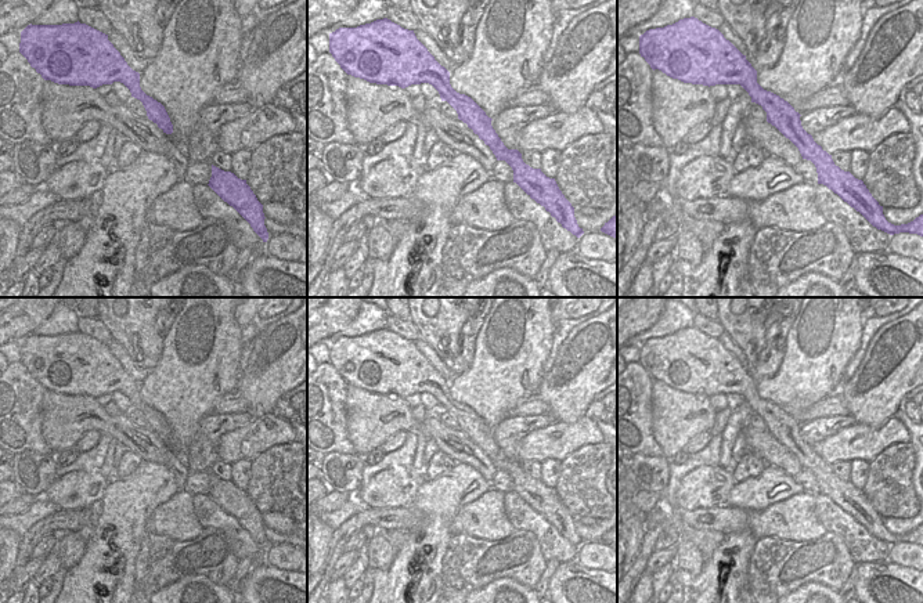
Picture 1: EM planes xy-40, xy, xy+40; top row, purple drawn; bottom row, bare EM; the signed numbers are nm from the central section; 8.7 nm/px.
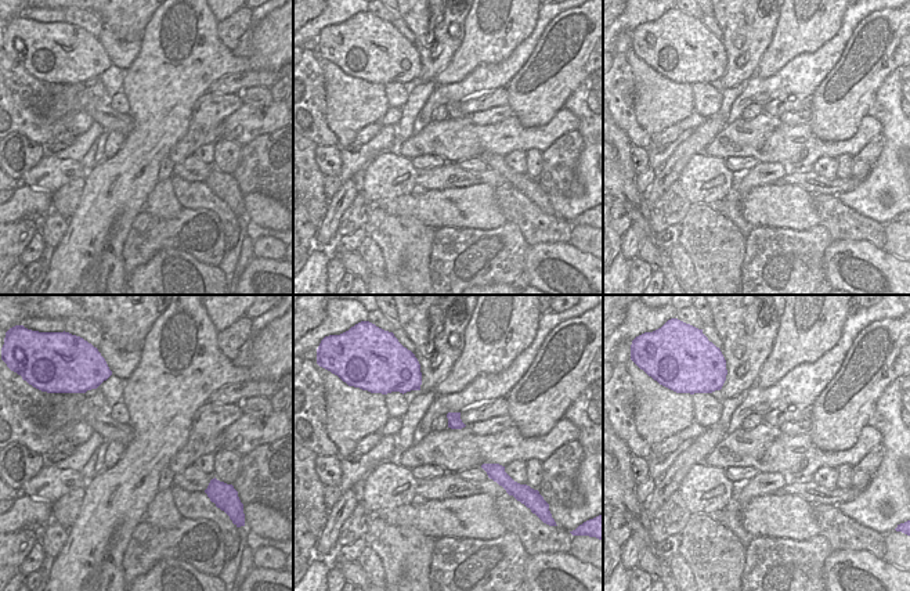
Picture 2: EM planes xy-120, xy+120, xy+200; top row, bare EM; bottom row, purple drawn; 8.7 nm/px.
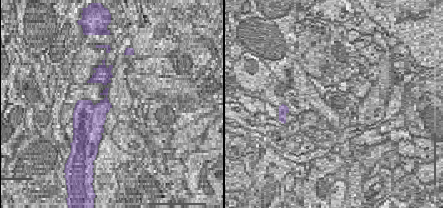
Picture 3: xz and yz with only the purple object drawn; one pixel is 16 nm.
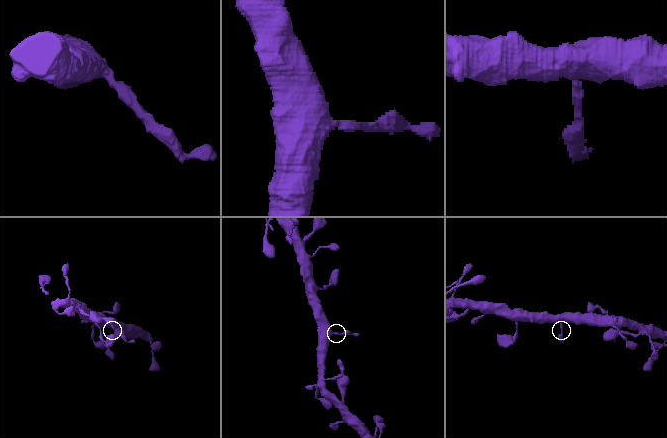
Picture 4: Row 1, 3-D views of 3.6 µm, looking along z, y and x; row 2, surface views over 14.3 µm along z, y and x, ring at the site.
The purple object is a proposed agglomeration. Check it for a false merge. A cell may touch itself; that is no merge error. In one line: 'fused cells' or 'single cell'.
single cell

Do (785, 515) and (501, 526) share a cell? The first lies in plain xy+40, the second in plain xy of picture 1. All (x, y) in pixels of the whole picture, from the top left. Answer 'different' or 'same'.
same

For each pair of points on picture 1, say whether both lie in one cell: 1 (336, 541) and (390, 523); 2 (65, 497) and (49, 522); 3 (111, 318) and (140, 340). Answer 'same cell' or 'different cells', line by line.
1: same cell
2: different cells
3: same cell

